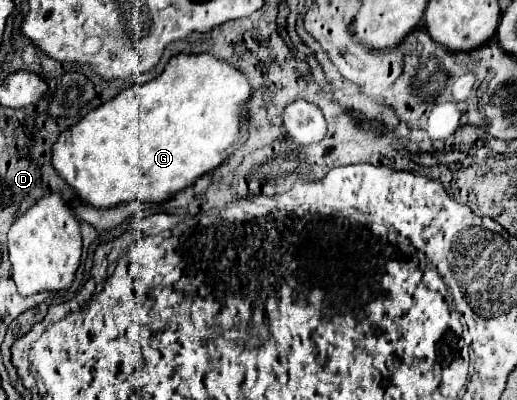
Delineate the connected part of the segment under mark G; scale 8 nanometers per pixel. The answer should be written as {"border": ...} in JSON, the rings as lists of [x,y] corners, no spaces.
{"border":[[[177,54],[159,78],[121,90],[115,98],[93,108],[73,124],[69,138],[59,138],[53,144],[53,166],[79,198],[95,208],[111,208],[129,200],[165,202],[195,184],[197,178],[221,166],[243,144],[249,98],[251,88],[247,78],[231,64],[207,54]]]}

